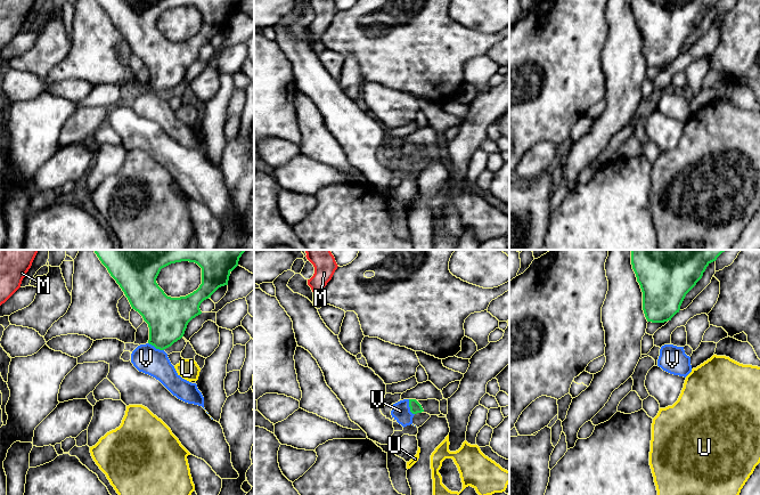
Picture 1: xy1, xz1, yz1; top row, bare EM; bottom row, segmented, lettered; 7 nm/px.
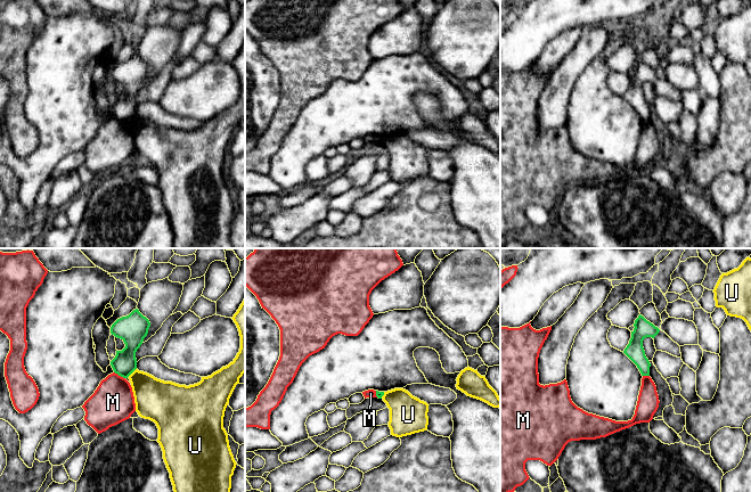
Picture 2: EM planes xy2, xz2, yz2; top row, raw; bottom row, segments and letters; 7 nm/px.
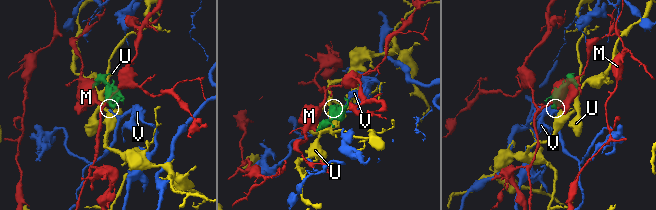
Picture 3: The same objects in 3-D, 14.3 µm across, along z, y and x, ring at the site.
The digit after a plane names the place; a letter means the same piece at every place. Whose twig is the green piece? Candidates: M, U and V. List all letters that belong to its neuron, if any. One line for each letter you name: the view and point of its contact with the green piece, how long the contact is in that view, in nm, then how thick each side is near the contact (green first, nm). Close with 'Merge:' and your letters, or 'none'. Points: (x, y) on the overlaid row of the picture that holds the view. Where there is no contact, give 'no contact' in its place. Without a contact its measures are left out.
V: xz1 (409, 406) | 120 nm | 80/130 nm
Merge: V

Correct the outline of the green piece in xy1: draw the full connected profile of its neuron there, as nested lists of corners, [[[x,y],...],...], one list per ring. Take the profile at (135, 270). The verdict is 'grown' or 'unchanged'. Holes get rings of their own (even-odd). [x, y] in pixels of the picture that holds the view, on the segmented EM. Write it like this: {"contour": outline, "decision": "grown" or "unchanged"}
{"contour": [[[93,250],[111,276],[116,281],[132,309],[138,311],[149,327],[149,340],[138,346],[131,354],[133,366],[145,374],[158,380],[178,399],[202,406],[204,397],[196,383],[182,379],[164,351],[180,340],[188,323],[201,315],[201,303],[221,286],[228,285],[230,273],[238,266],[239,258],[246,250]],[[181,261],[195,262],[202,268],[202,284],[193,293],[167,297],[156,283],[162,268]]], "decision": "grown"}

